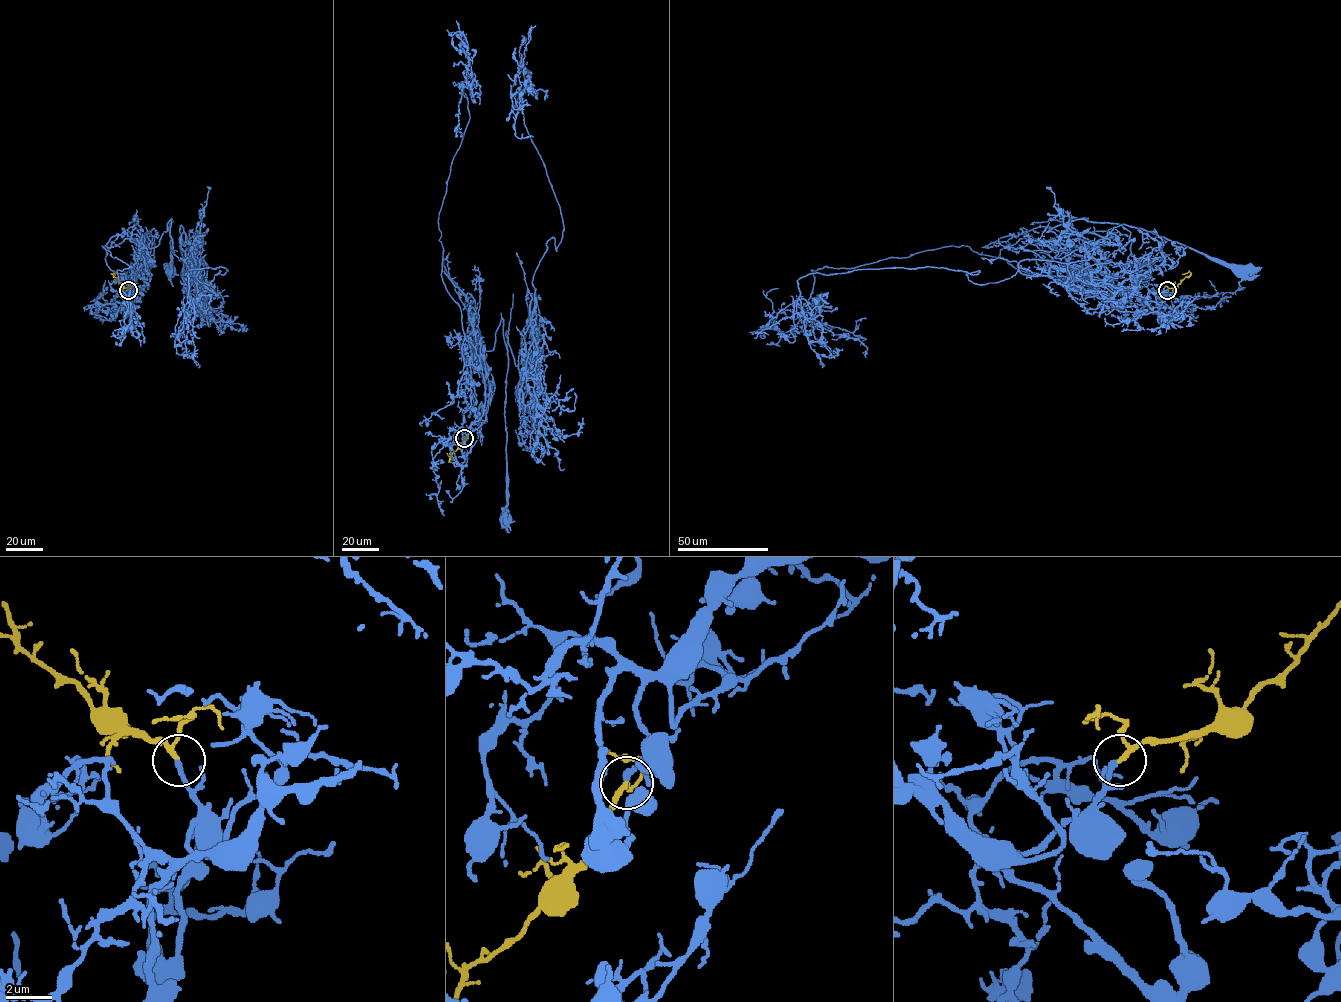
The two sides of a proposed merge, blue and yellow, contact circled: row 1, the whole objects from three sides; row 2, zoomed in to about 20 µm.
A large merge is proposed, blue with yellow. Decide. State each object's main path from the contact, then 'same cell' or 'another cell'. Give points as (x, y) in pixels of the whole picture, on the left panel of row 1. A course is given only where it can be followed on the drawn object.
blue runs (128, 290), (132, 297), (149, 286), (126, 294), (138, 244), (157, 245), (171, 219), (171, 269); yellow runs (128, 290), (116, 280), (114, 272), (111, 273); same cell

